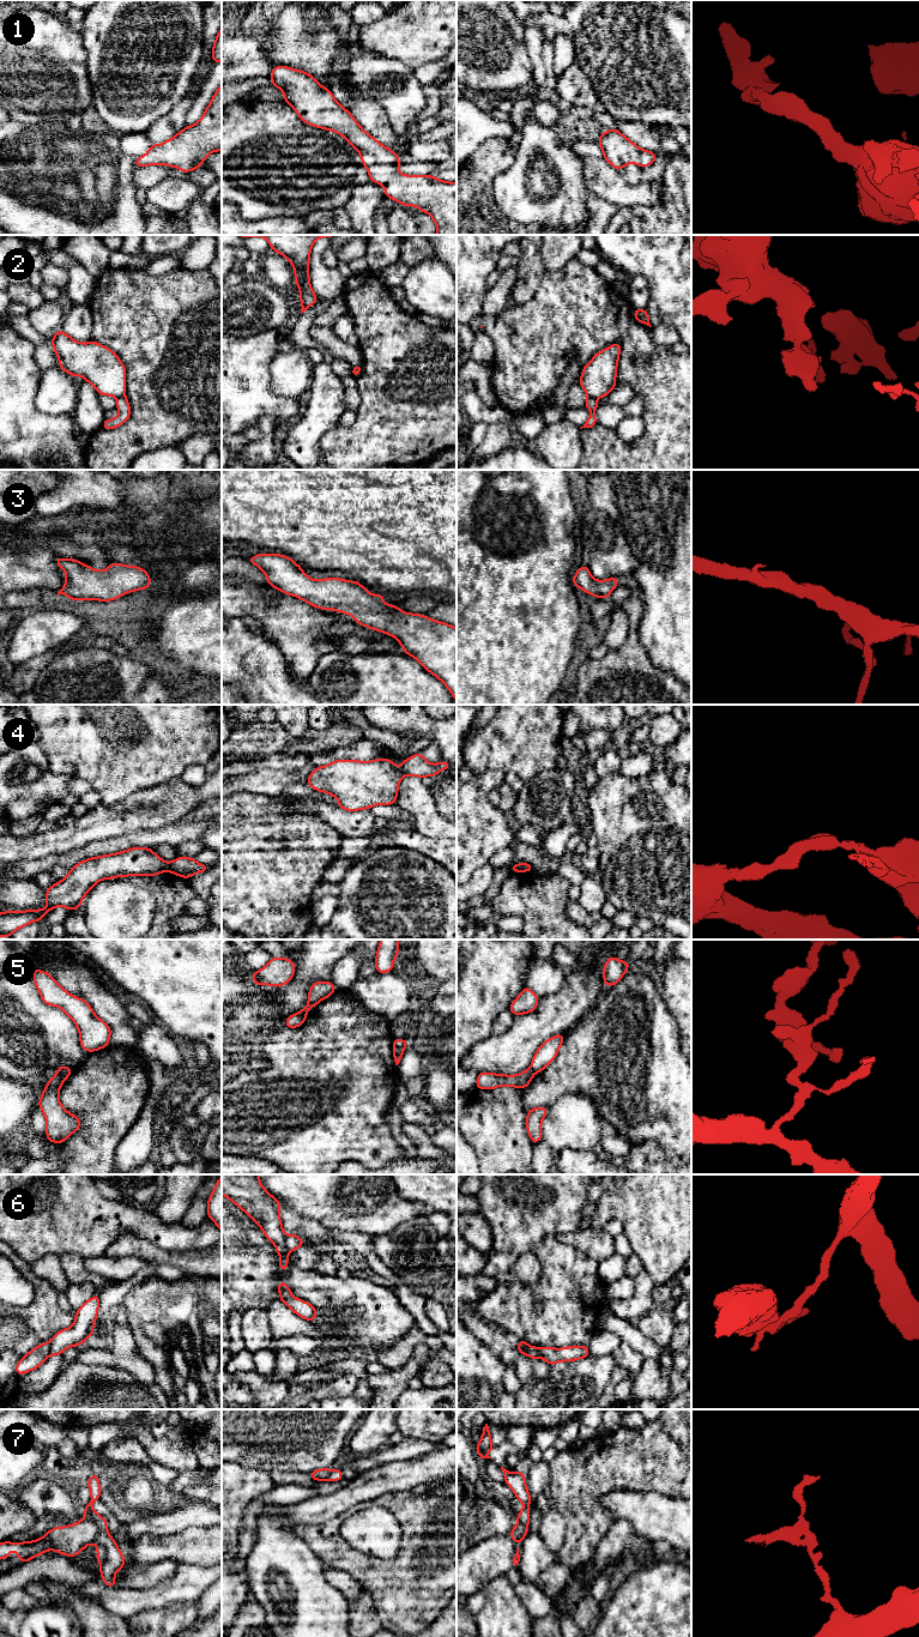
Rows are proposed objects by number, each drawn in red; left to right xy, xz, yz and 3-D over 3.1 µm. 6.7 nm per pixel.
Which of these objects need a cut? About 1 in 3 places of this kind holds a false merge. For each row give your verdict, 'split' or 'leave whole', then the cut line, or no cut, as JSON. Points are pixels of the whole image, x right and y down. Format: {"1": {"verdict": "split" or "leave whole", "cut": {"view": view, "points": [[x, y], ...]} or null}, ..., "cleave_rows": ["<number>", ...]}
{"1": {"verdict": "leave whole", "cut": null}, "2": {"verdict": "split", "cut": {"view": "yz", "points": [[588, 397], [596, 399]]}}, "3": {"verdict": "leave whole", "cut": null}, "4": {"verdict": "split", "cut": {"view": "xy", "points": [[169, 863], [167, 870]]}}, "5": {"verdict": "split", "cut": {"view": "xz", "points": [[297, 1013], [306, 1016]]}}, "6": {"verdict": "split", "cut": {"view": "xz", "points": [[285, 1236], [285, 1249], [288, 1252]]}}, "7": {"verdict": "split", "cut": {"view": "xy", "points": [[86, 1515], [96, 1526], [95, 1541]]}}, "cleave_rows": ["2", "4", "5", "6", "7"]}

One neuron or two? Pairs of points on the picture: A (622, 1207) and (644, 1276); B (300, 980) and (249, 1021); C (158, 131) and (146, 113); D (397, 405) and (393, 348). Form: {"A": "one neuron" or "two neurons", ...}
{"A": "two neurons", "B": "one neuron", "C": "two neurons", "D": "one neuron"}

